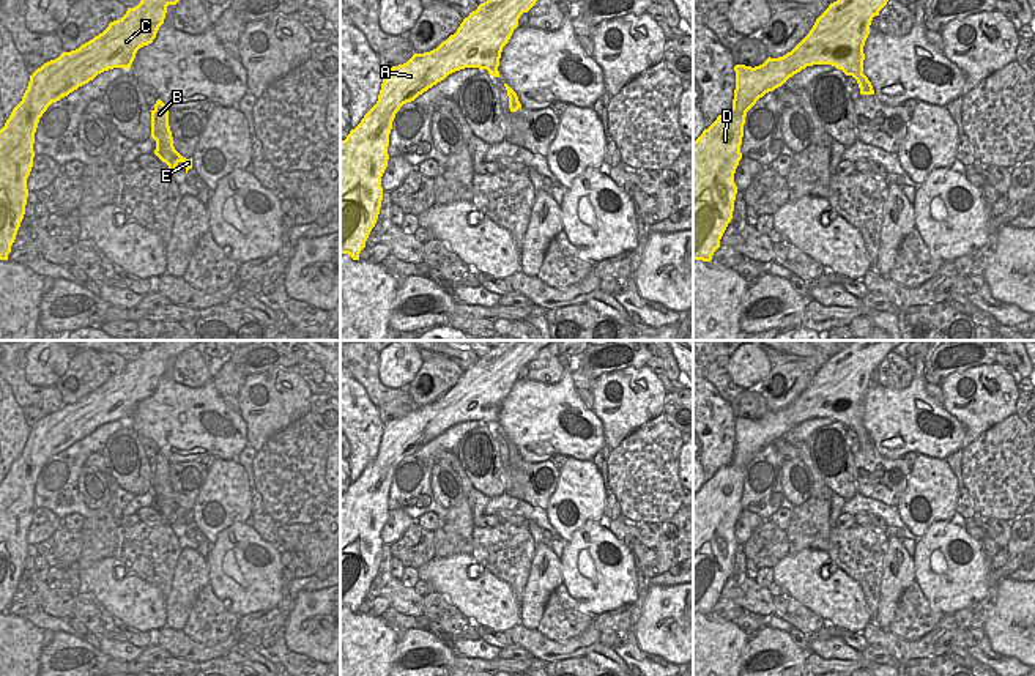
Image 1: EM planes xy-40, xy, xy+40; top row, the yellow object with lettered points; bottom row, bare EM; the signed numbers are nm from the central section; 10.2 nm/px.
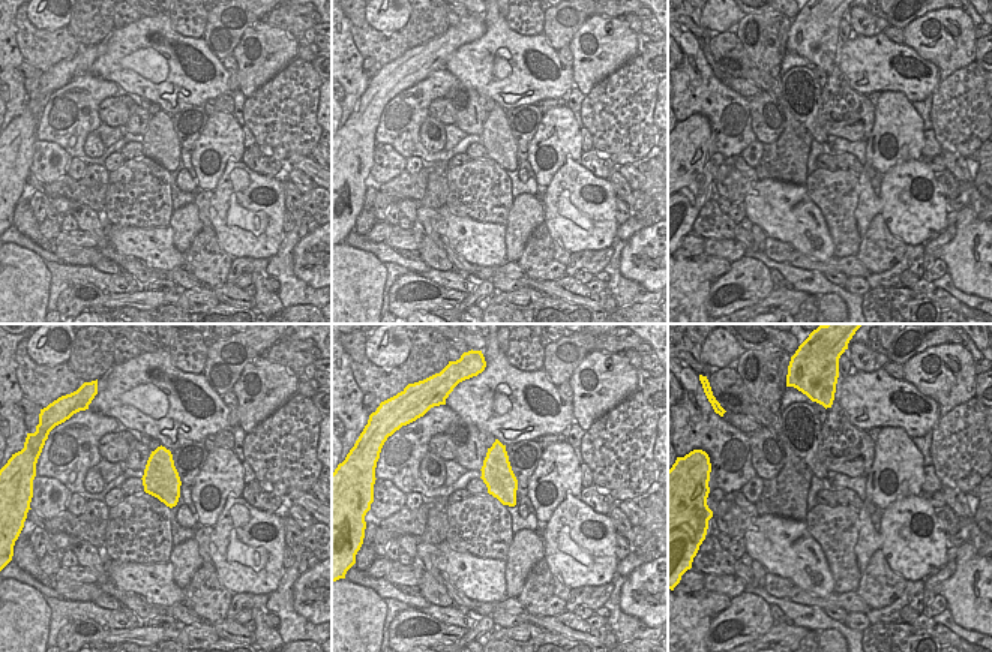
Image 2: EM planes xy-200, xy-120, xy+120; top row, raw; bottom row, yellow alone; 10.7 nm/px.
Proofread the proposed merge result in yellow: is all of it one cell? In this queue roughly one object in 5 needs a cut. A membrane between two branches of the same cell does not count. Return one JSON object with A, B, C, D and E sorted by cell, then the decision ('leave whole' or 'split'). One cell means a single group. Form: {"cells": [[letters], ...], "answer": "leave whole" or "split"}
{"cells": [["A", "B", "C", "D", "E"]], "answer": "leave whole"}

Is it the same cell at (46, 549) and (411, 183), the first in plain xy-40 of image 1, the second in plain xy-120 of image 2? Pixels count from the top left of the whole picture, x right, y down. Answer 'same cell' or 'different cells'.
same cell

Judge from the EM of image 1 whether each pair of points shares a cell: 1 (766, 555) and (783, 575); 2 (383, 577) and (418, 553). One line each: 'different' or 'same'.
1: different
2: different

